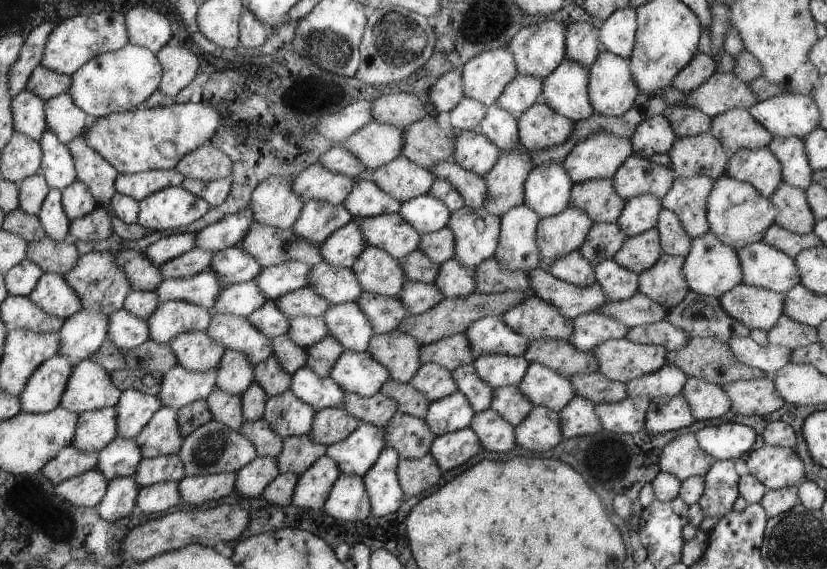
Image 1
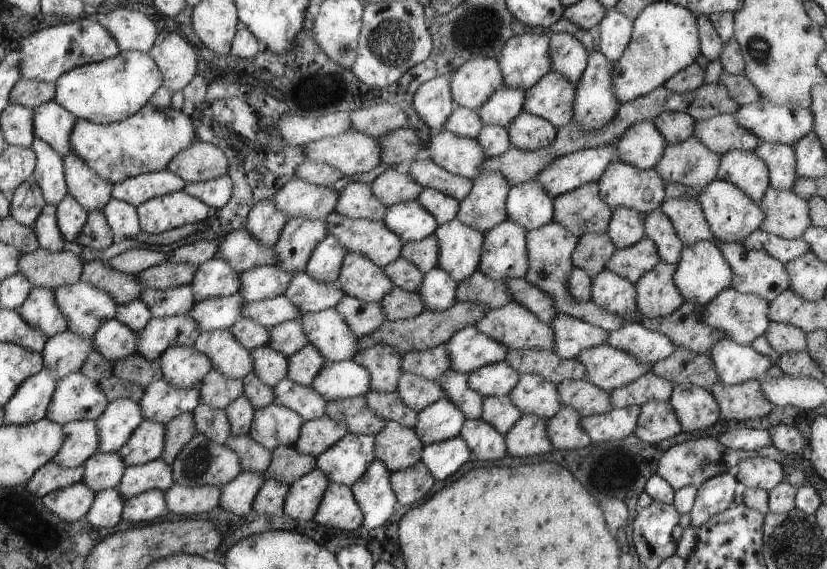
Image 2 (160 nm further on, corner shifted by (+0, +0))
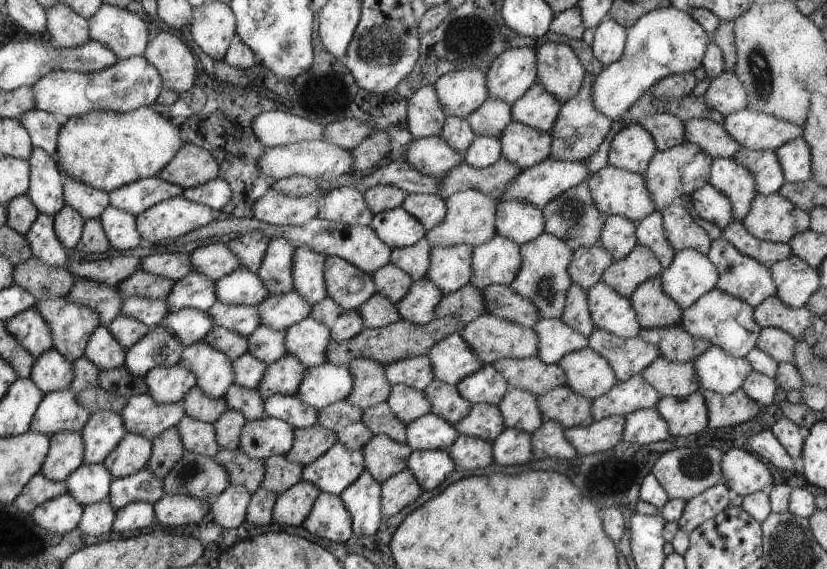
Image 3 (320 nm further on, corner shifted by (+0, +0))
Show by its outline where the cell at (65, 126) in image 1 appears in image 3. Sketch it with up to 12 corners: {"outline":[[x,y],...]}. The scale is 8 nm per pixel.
{"outline":[[34,108],[17,121],[33,148],[56,152],[61,118]]}

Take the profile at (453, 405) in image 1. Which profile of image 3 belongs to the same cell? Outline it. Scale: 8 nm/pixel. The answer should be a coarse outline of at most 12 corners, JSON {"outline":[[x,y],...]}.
{"outline":[[430,412],[406,426],[413,451],[447,450],[459,432]]}

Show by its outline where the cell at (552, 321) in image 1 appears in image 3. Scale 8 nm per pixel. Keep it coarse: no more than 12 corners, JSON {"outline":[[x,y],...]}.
{"outline":[[488,312],[461,333],[479,360],[539,354],[534,329]]}

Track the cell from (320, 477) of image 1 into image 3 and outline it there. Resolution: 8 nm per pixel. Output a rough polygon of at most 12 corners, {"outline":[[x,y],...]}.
{"outline":[[304,480],[277,496],[272,520],[301,526],[319,488]]}

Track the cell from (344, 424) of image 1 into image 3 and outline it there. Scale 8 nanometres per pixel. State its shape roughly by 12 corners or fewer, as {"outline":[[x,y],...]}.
{"outline":[[316,424],[294,431],[285,454],[305,467],[335,446],[334,431]]}

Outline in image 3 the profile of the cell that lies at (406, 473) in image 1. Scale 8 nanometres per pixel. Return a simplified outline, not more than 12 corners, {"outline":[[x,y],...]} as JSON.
{"outline":[[408,468],[381,485],[383,517],[424,492]]}

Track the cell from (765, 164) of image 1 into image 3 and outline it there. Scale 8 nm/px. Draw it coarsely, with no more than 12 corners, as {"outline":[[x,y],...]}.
{"outline":[[733,158],[714,159],[708,184],[732,200],[738,221],[758,192],[754,173]]}

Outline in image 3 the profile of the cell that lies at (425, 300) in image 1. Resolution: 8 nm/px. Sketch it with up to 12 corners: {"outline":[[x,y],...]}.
{"outline":[[380,293],[355,311],[365,328],[379,329],[401,320],[397,304]]}

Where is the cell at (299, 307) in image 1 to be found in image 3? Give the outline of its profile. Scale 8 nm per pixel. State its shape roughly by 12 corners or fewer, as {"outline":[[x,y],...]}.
{"outline":[[216,301],[214,327],[247,337],[260,325],[256,307]]}

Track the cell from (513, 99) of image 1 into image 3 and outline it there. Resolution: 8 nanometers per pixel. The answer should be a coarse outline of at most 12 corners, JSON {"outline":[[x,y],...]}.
{"outline":[[488,97],[465,119],[476,136],[500,138],[511,105]]}

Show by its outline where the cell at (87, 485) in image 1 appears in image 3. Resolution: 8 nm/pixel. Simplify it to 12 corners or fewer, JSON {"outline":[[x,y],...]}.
{"outline":[[67,492],[29,515],[62,536],[77,528],[86,508]]}

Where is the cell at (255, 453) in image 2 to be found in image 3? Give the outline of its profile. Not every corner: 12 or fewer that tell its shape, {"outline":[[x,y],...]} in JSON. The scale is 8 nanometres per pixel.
{"outline":[[239,448],[213,458],[232,485],[253,495],[265,479],[265,464]]}

